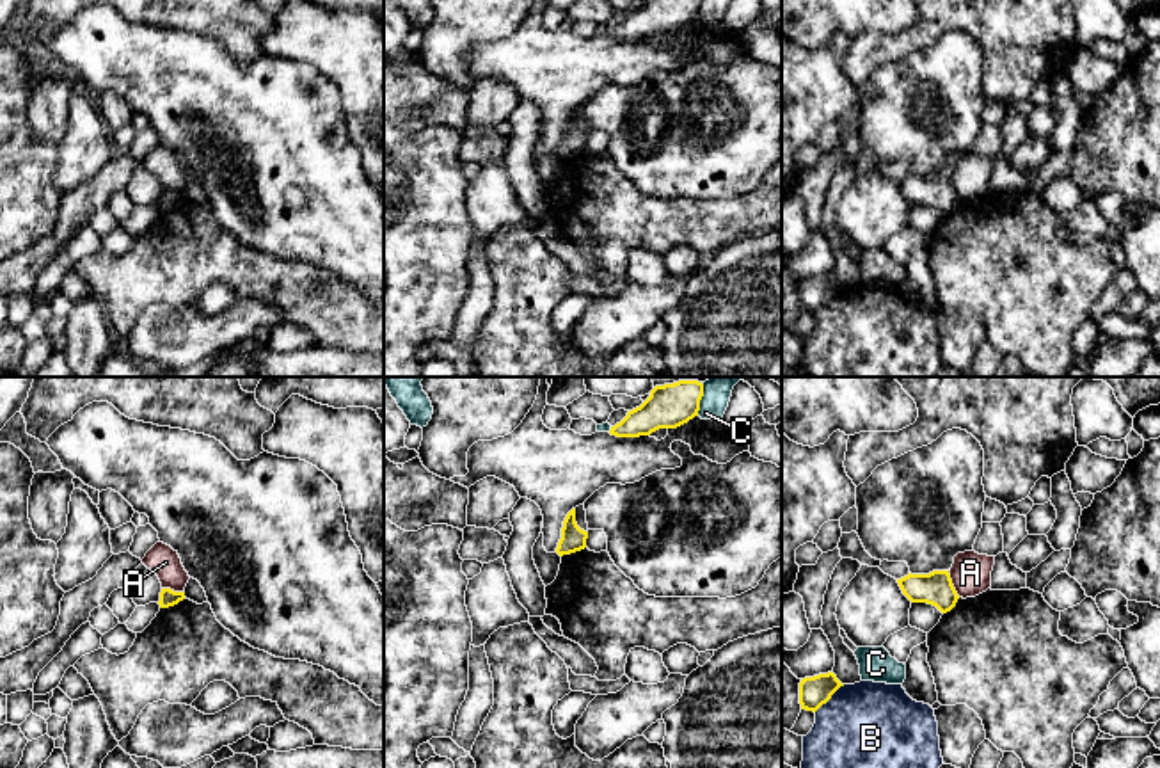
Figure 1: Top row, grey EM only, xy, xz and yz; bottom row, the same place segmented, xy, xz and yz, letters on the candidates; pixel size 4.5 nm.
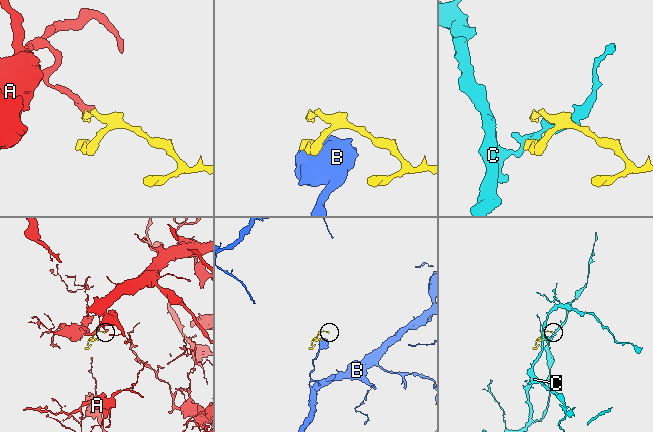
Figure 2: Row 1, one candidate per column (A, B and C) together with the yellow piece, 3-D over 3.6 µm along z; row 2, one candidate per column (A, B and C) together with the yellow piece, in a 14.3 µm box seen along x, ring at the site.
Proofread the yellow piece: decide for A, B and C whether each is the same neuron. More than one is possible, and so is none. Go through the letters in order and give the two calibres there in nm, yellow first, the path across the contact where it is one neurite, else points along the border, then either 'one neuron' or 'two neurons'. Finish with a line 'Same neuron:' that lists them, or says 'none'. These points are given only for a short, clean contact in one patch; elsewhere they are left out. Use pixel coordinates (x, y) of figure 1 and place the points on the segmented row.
A: calibres 150 and 190 nm; border yz (947, 571), (960, 596); two neurons
B: calibres 140 and 380 nm; border yz (844, 685), (814, 712); two neurons
C: calibres 200 and 130 nm; two neurons
Same neuron: none

